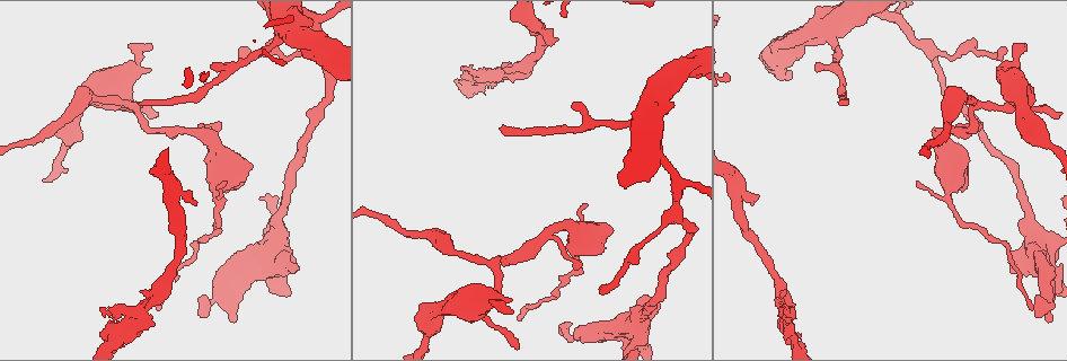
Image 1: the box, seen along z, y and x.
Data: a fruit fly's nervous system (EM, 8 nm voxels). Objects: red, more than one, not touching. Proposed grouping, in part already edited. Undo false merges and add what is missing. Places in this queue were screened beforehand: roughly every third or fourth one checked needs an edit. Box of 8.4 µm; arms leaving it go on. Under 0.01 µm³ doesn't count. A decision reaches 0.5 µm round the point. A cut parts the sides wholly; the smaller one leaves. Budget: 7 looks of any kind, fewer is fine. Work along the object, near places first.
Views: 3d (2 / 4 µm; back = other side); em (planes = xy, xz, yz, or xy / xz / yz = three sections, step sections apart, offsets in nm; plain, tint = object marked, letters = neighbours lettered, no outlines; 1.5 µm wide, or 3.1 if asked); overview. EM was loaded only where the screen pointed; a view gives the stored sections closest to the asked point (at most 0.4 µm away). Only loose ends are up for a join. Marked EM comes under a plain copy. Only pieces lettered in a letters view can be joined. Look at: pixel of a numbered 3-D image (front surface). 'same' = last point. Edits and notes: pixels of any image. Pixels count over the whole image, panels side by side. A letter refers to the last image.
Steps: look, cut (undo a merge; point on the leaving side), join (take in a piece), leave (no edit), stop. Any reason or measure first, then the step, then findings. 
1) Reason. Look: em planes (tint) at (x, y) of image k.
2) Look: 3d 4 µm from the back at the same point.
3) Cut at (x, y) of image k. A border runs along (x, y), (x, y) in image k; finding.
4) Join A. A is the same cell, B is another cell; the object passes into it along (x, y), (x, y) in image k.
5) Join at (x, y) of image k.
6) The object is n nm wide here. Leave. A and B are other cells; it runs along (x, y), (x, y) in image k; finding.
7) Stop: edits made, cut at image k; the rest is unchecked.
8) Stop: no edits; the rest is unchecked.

Look: em planes (letters) at (499, 128) of image 1.

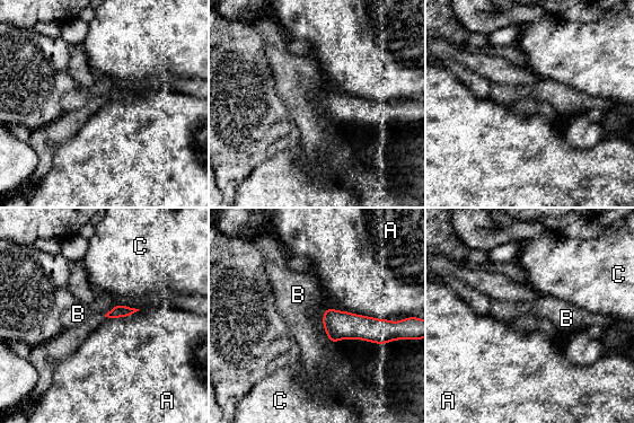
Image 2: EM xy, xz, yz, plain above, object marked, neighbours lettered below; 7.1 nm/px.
The object is 90 nm wide here. Leave. A, B and C are other cells; a border runs along (324, 333), (331, 342) in image 2; none of them fits.

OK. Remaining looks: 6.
Sudden change in width. Look: 3d 4 µm at (950, 209) of image 1.

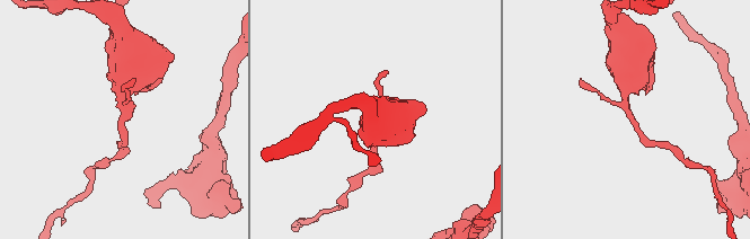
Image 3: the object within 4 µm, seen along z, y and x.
Shape alone is not enough. Look: em planes (letters) at (129, 117) of image 3.

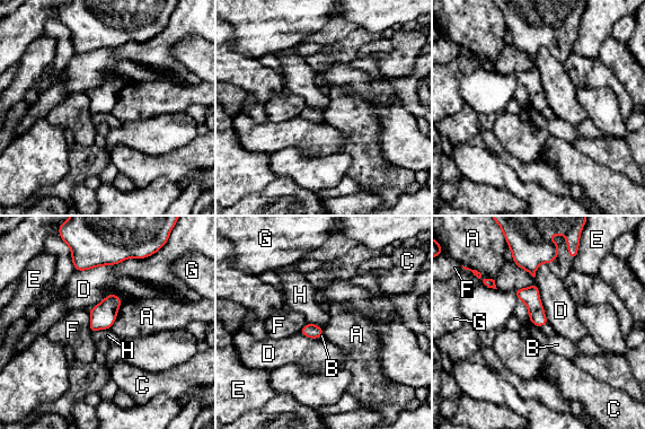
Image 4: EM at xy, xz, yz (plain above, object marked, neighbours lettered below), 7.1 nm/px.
The object is 110 nm wide here. Leave. A, B, C, D, E, F, G and H are other cells; a border runs along (120, 308), (116, 320), (109, 329) in image 4; continuous, no second neuron.

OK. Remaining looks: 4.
Thin end. Look: 3d 4 µm at (1032, 309) of image 1.

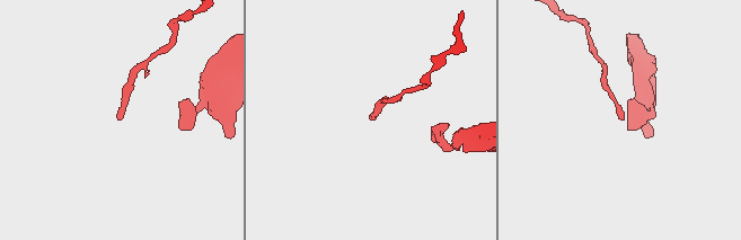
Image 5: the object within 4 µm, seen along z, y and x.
Look: em xy step 4 (letters) at (370, 116) of image 5.

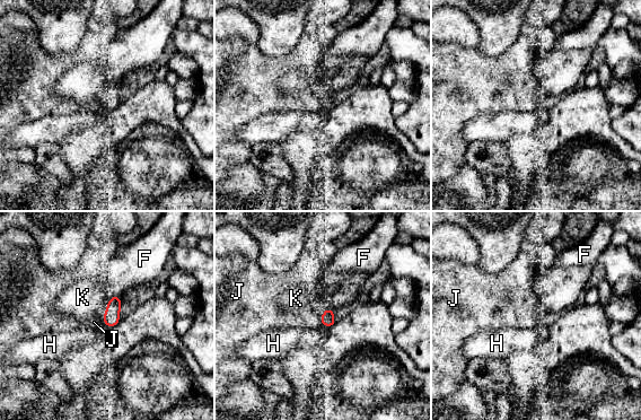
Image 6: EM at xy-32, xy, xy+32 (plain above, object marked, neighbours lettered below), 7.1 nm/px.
Look: em xz step 8 (letters) at the same point.

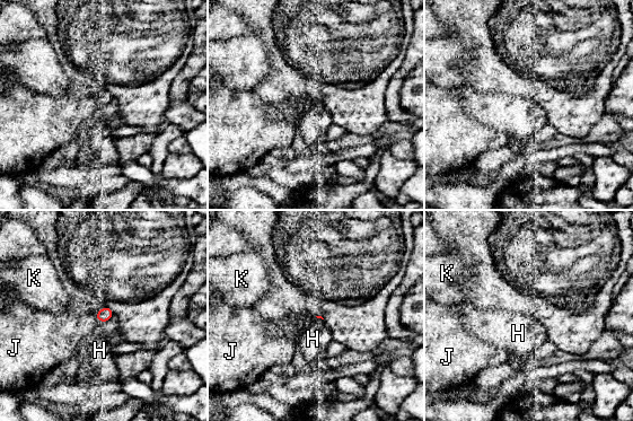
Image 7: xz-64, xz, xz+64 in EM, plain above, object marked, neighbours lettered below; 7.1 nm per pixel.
Leave. H, J and K are other cells; none of them fits.

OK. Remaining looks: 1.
Stop: no edits; the rest is unchecked.

